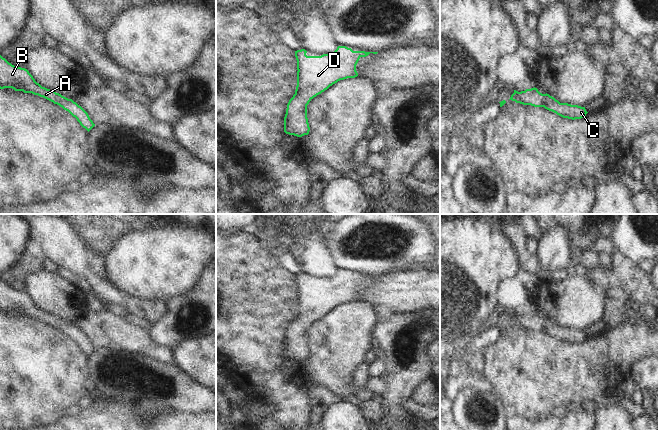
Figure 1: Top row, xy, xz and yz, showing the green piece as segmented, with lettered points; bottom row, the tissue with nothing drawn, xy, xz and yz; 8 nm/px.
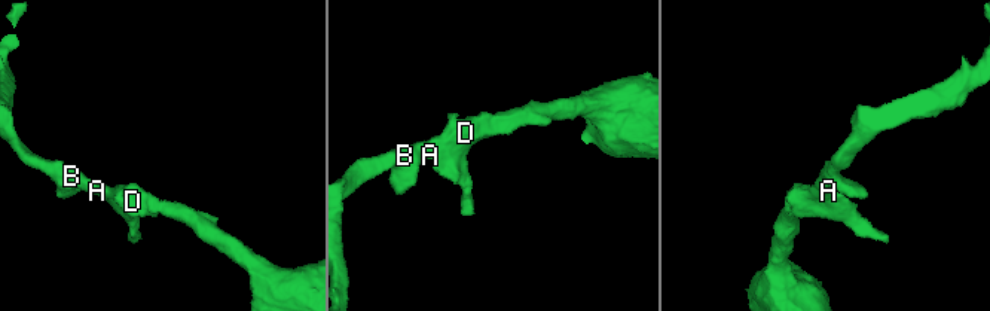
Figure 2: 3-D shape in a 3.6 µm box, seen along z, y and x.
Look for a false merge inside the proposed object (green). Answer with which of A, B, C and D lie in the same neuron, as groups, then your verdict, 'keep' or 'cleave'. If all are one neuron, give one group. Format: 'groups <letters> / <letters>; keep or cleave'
groups A B C D; keep

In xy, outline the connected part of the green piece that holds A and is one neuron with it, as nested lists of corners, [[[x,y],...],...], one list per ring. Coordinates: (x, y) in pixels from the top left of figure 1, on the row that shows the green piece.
[[[0,55],[0,89],[32,93],[59,105],[77,119],[88,132],[95,126],[88,113],[72,99],[42,87],[25,68],[16,67]]]

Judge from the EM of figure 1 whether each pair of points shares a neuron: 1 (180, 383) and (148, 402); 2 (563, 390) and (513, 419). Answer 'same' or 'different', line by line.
1: same
2: different

